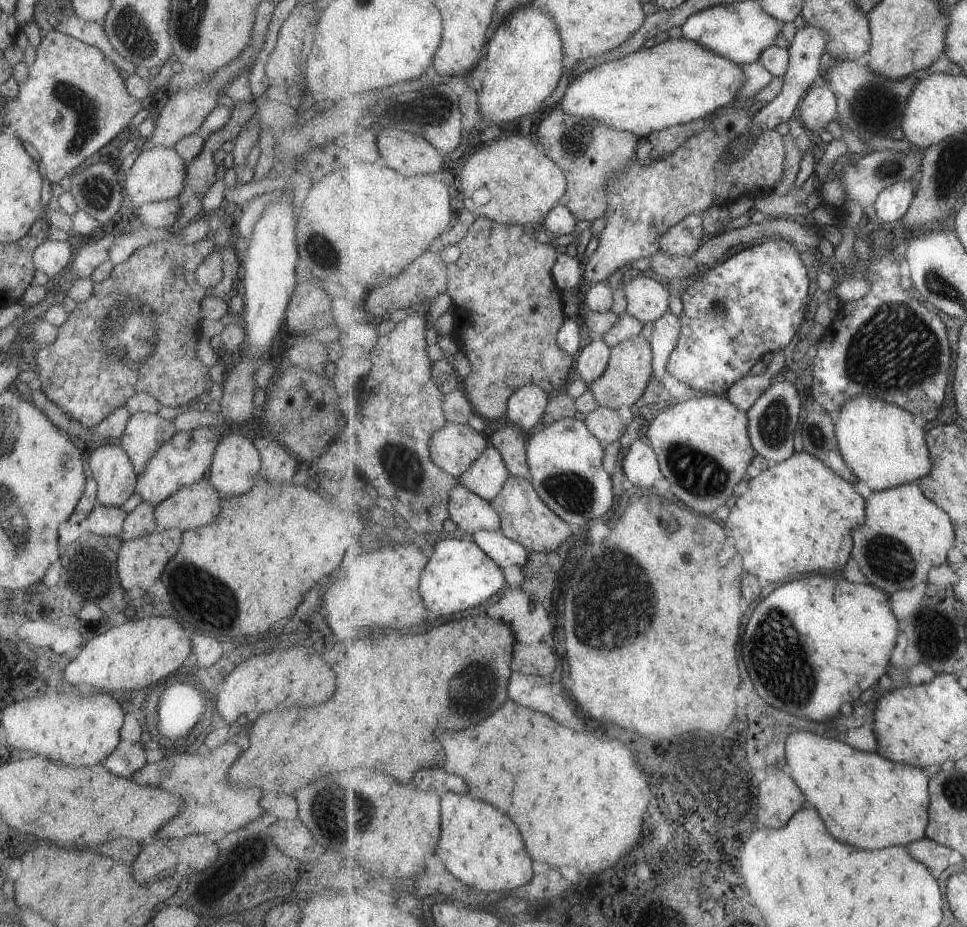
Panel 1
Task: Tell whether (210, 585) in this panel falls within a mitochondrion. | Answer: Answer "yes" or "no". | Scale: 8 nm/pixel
yes

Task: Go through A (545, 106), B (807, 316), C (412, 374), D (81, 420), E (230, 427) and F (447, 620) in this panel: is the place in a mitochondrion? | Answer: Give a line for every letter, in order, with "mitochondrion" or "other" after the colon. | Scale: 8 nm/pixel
A: other
B: other
C: other
D: other
E: other
F: other

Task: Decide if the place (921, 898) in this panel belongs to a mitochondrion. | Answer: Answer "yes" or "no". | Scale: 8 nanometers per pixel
no

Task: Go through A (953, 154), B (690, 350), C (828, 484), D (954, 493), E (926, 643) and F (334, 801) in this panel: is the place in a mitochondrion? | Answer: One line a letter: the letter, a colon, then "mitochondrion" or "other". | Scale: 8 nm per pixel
A: mitochondrion
B: other
C: other
D: other
E: mitochondrion
F: mitochondrion

